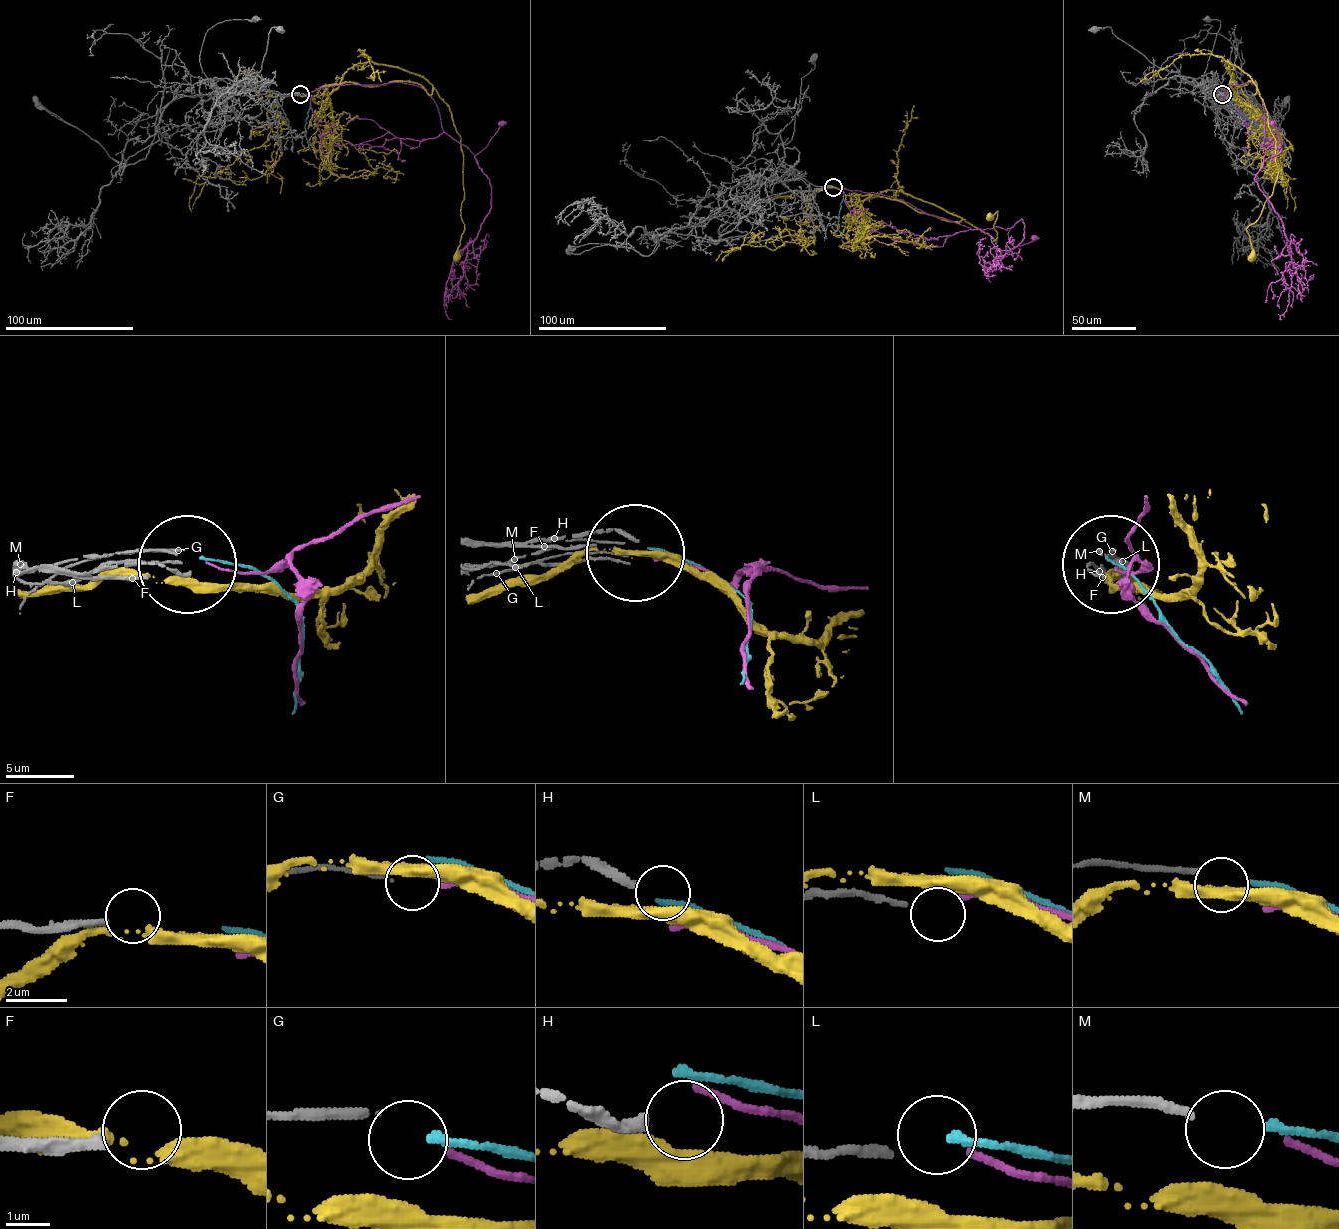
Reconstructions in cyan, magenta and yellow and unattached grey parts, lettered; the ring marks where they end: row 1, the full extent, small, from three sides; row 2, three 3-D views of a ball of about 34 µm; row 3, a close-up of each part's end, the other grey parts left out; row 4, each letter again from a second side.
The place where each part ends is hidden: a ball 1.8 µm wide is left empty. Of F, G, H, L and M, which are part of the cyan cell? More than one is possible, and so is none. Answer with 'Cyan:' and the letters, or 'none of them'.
Cyan: M

